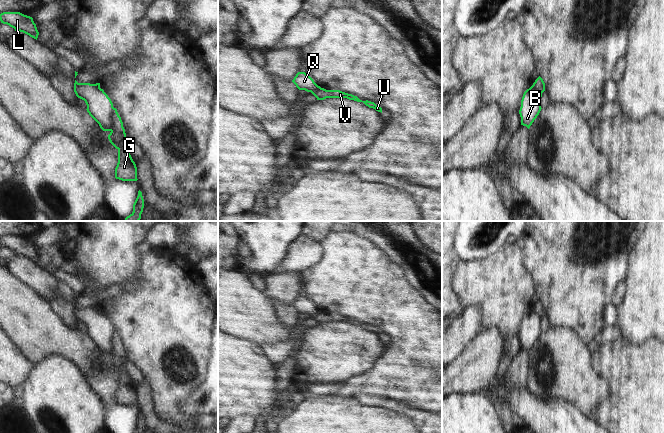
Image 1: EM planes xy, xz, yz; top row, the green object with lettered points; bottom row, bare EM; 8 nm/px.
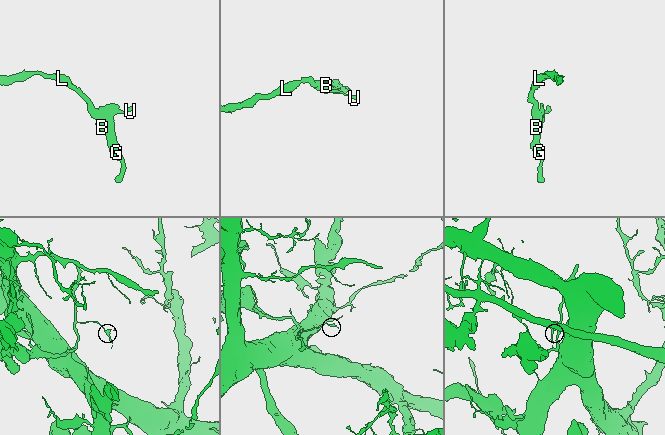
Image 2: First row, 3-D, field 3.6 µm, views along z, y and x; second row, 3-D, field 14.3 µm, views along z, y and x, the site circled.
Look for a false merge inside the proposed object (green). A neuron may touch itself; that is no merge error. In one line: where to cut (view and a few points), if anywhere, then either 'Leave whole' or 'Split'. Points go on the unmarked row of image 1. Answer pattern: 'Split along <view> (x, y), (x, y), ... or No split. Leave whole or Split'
Split along xy (114, 332), (111, 338), (112, 352), (110, 354). Split.

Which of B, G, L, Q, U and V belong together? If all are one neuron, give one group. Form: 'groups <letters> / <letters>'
groups B L Q / G U V

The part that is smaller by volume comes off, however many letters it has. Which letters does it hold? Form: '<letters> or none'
G, U, V

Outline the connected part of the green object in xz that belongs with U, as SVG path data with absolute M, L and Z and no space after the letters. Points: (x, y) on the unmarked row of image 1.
M320 312L313 319L317 322L317 324L324 324L326 322L347 322L349 324L354 324L357 326L363 326L369 332L373 332L376 335L382 337L382 332L377 330L374 326L371 326L368 324L362 325L357 320L342 316L340 314L326 314L324 312Z

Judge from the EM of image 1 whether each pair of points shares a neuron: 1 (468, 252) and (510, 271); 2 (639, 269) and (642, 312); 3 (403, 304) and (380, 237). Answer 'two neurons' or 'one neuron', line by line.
1: two neurons
2: one neuron
3: two neurons

